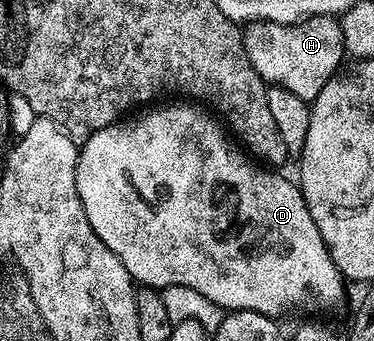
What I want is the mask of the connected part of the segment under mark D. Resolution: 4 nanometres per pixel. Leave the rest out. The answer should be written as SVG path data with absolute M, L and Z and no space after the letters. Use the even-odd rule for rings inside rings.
M160 103L152 107L157 107L157 109L149 108L144 111L149 111L149 113L142 114L133 125L128 122L128 119L121 119L113 125L102 127L82 142L76 158L76 190L82 199L86 219L90 223L90 227L94 227L94 235L98 235L98 239L102 239L102 243L106 243L106 247L110 247L110 251L114 251L114 255L118 255L122 267L126 267L126 271L132 276L133 282L149 289L158 290L171 285L190 287L194 291L198 291L198 295L206 295L206 299L210 299L210 303L214 303L219 309L225 311L234 309L258 311L262 315L273 319L280 319L283 313L292 313L295 309L334 308L344 297L346 279L338 271L334 259L330 259L330 251L318 231L318 223L314 223L314 219L306 207L306 199L302 195L299 184L293 178L291 181L290 178L283 177L280 171L273 171L271 168L253 160L229 136L225 126L223 124L220 126L215 121L217 118L211 112L201 108L199 104L164 104L168 103Z

